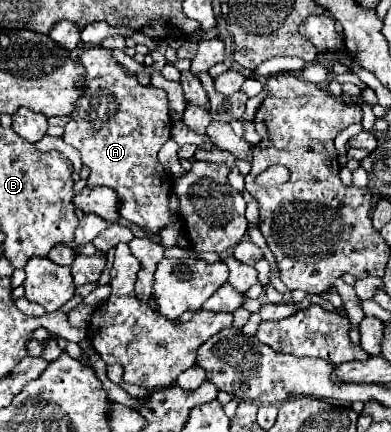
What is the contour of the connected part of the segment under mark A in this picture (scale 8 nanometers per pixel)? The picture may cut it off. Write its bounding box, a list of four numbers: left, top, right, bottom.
[63,46,171,234]

